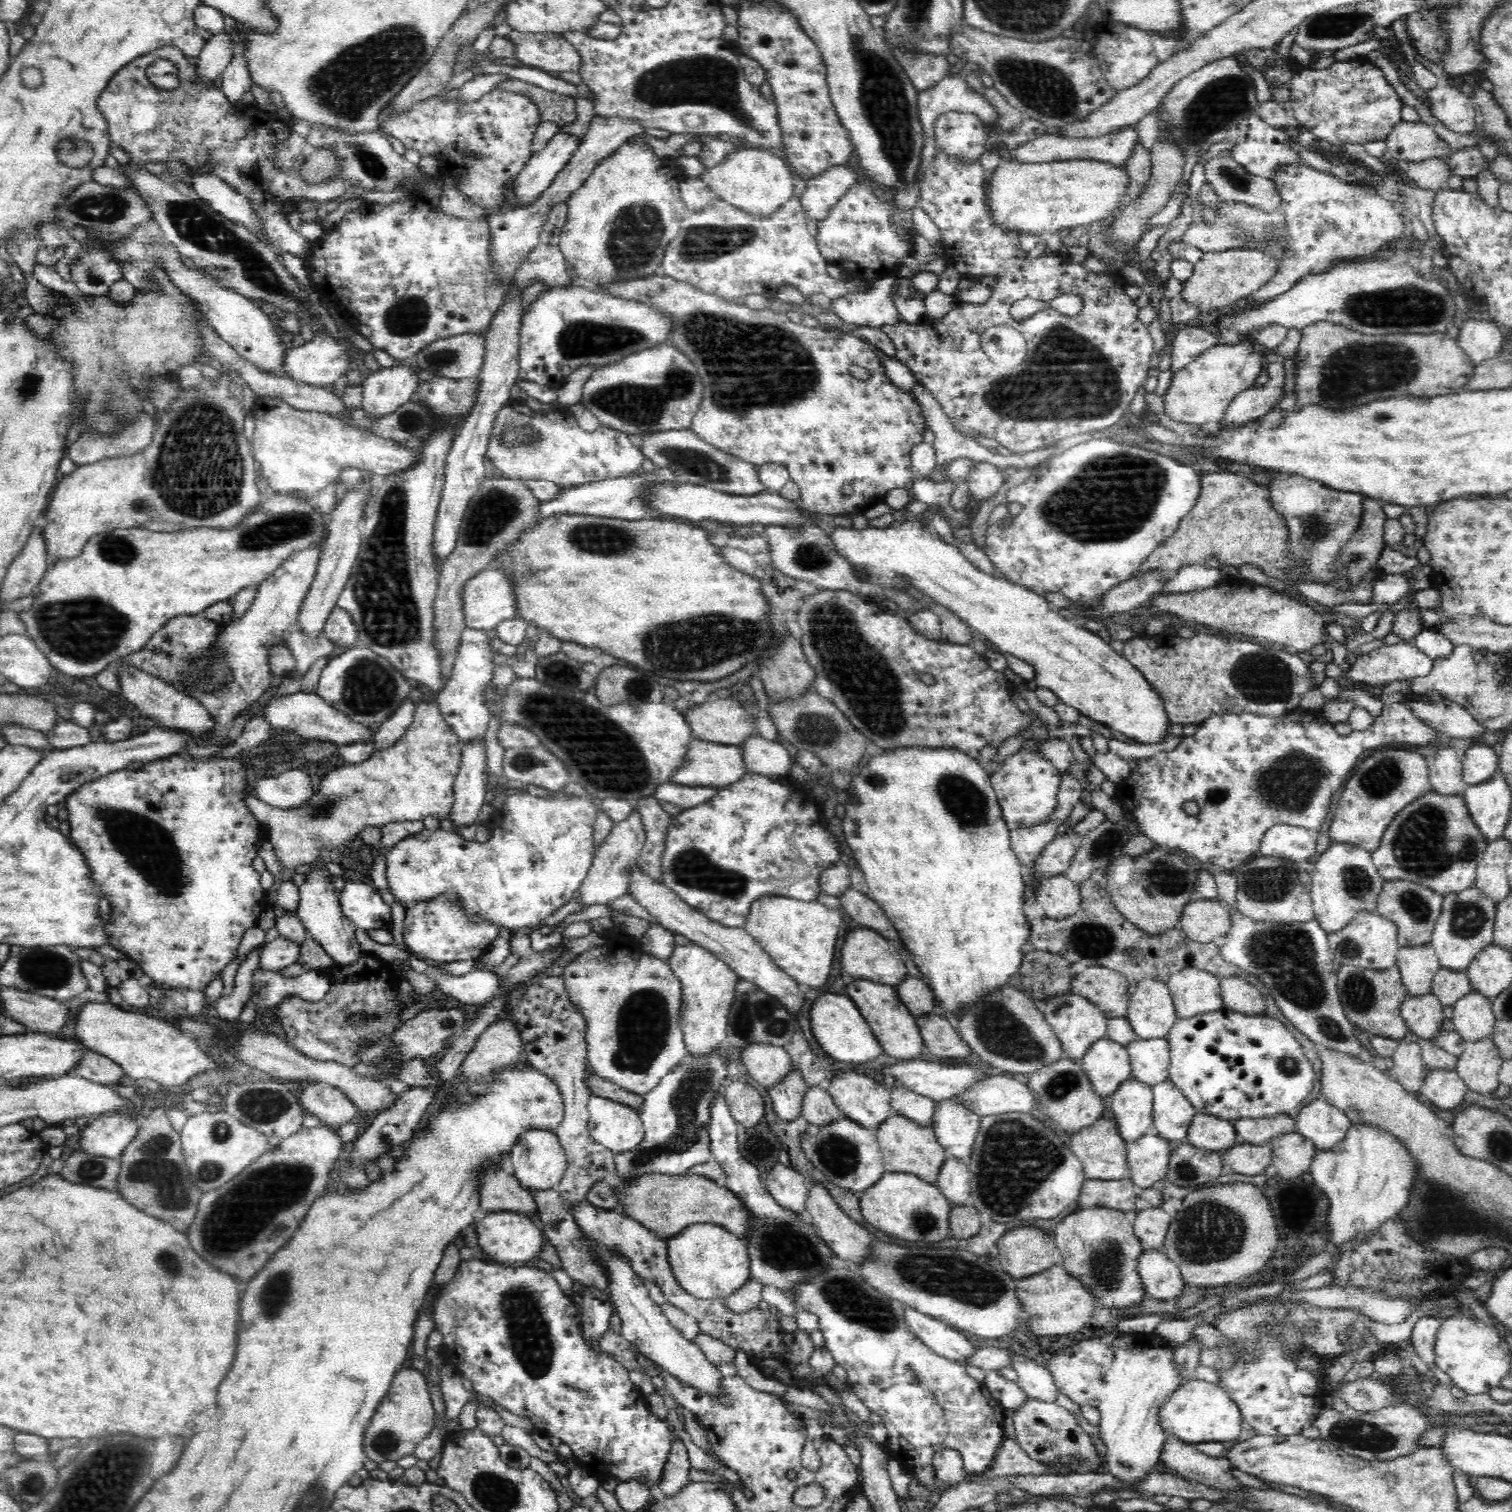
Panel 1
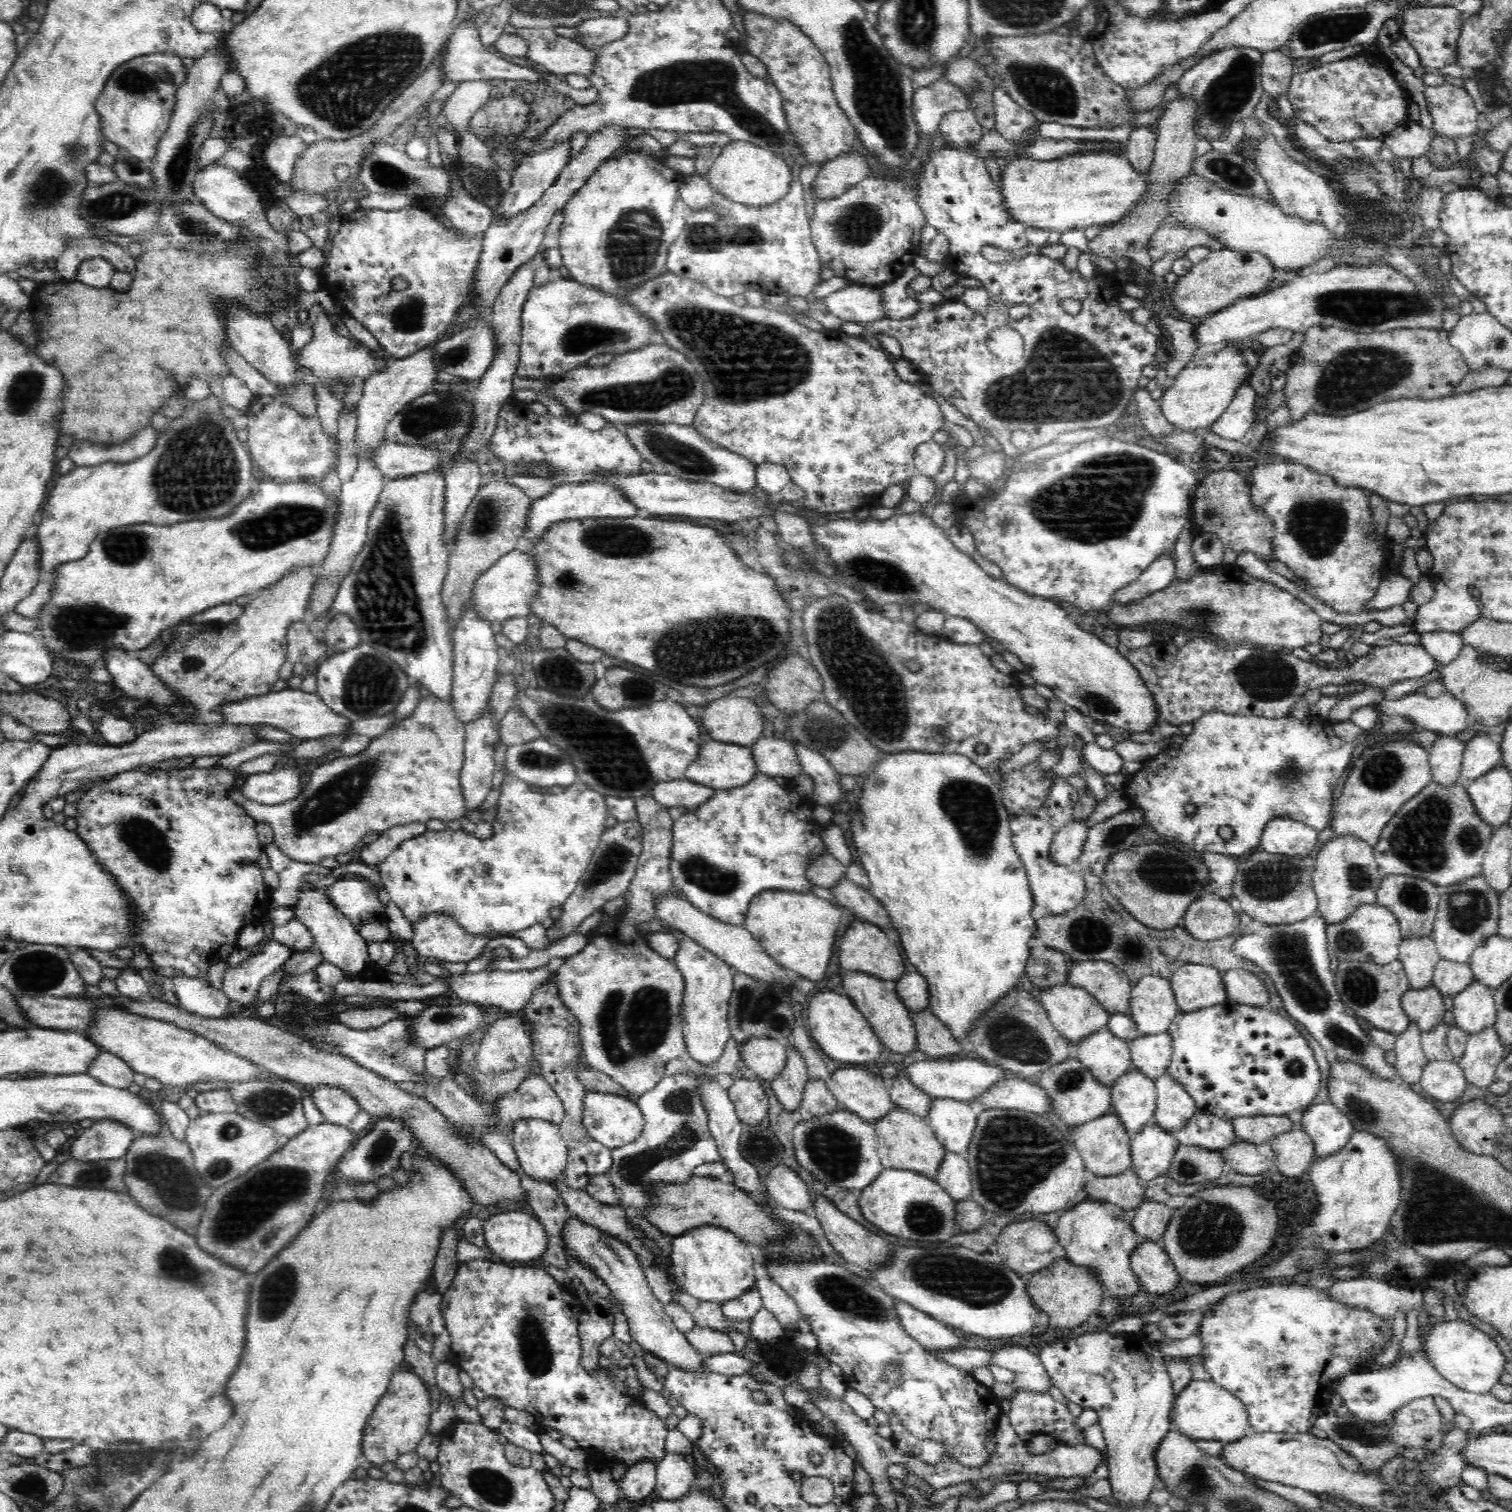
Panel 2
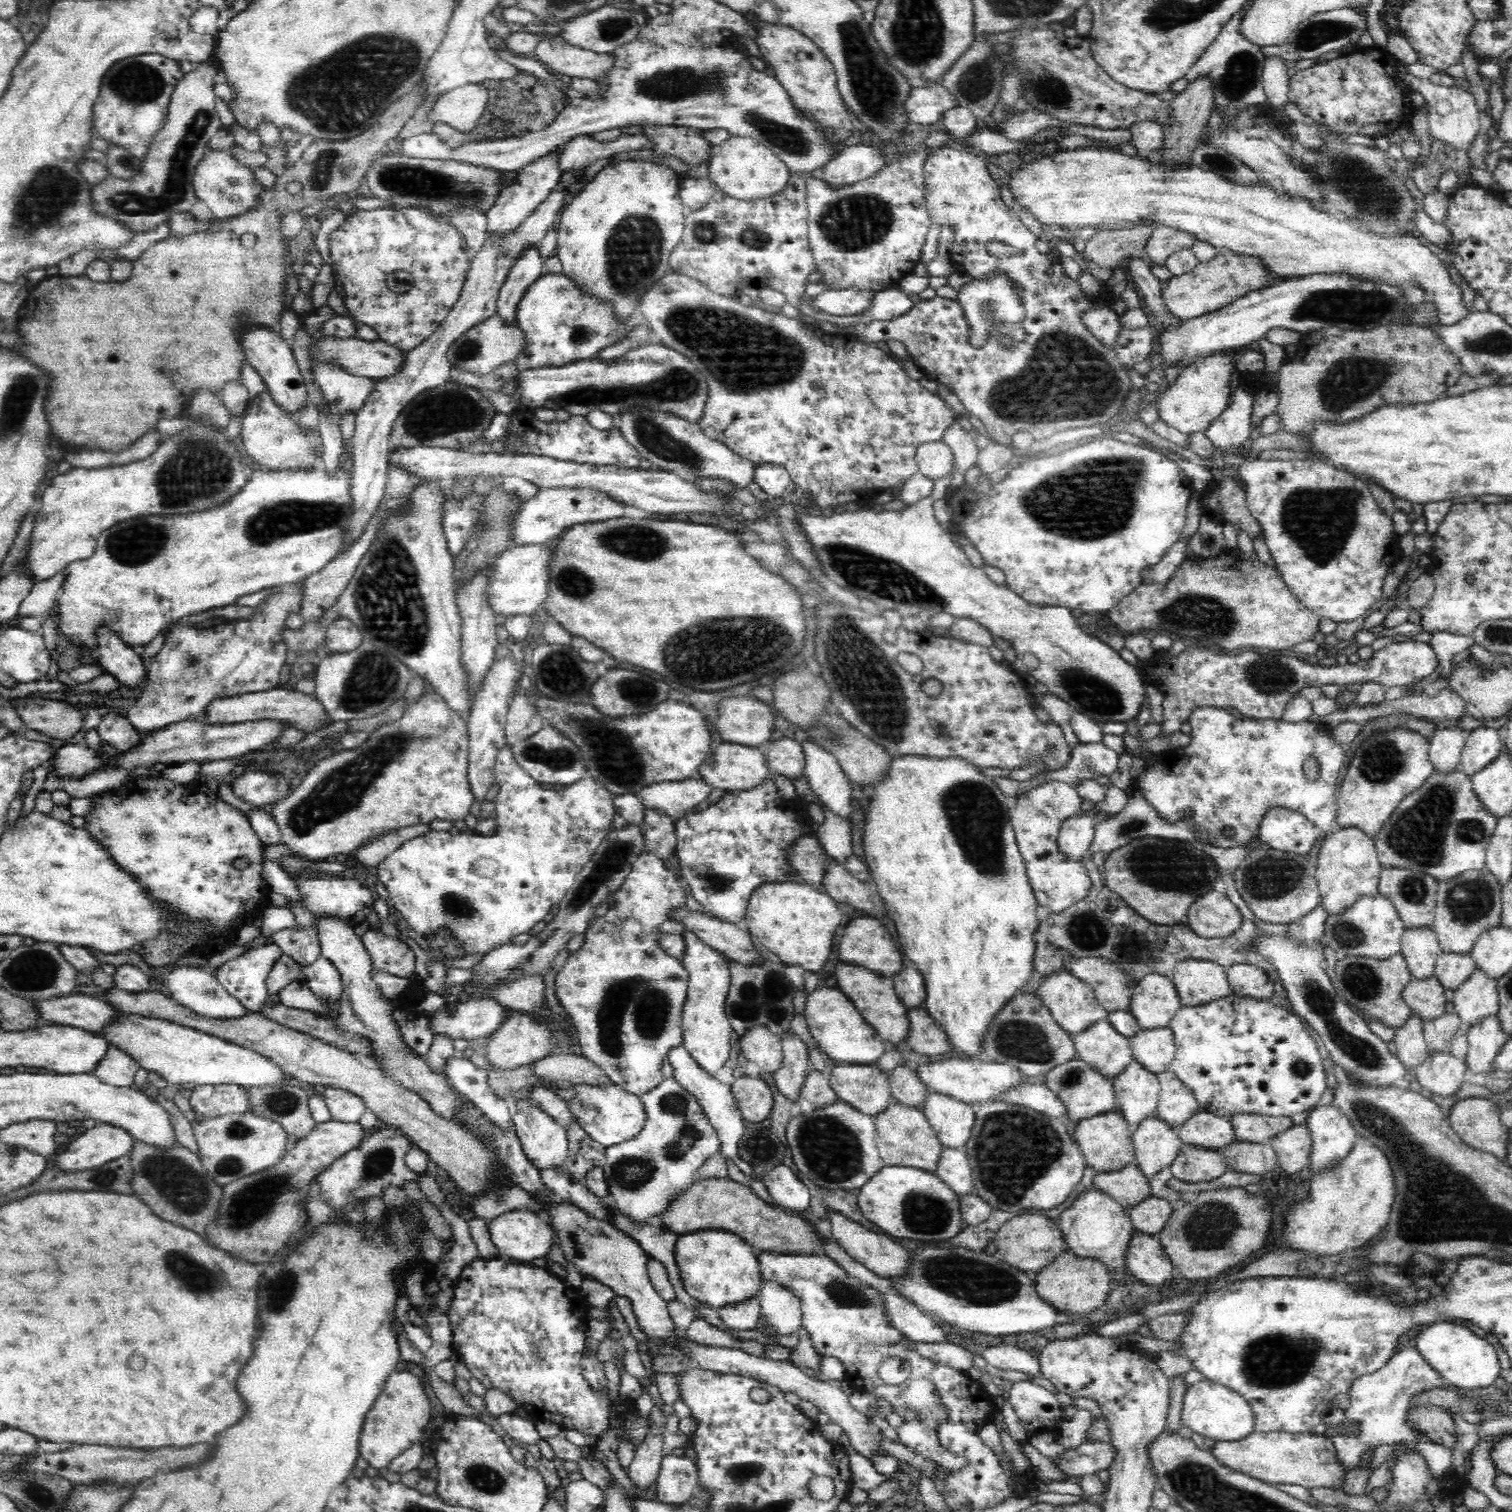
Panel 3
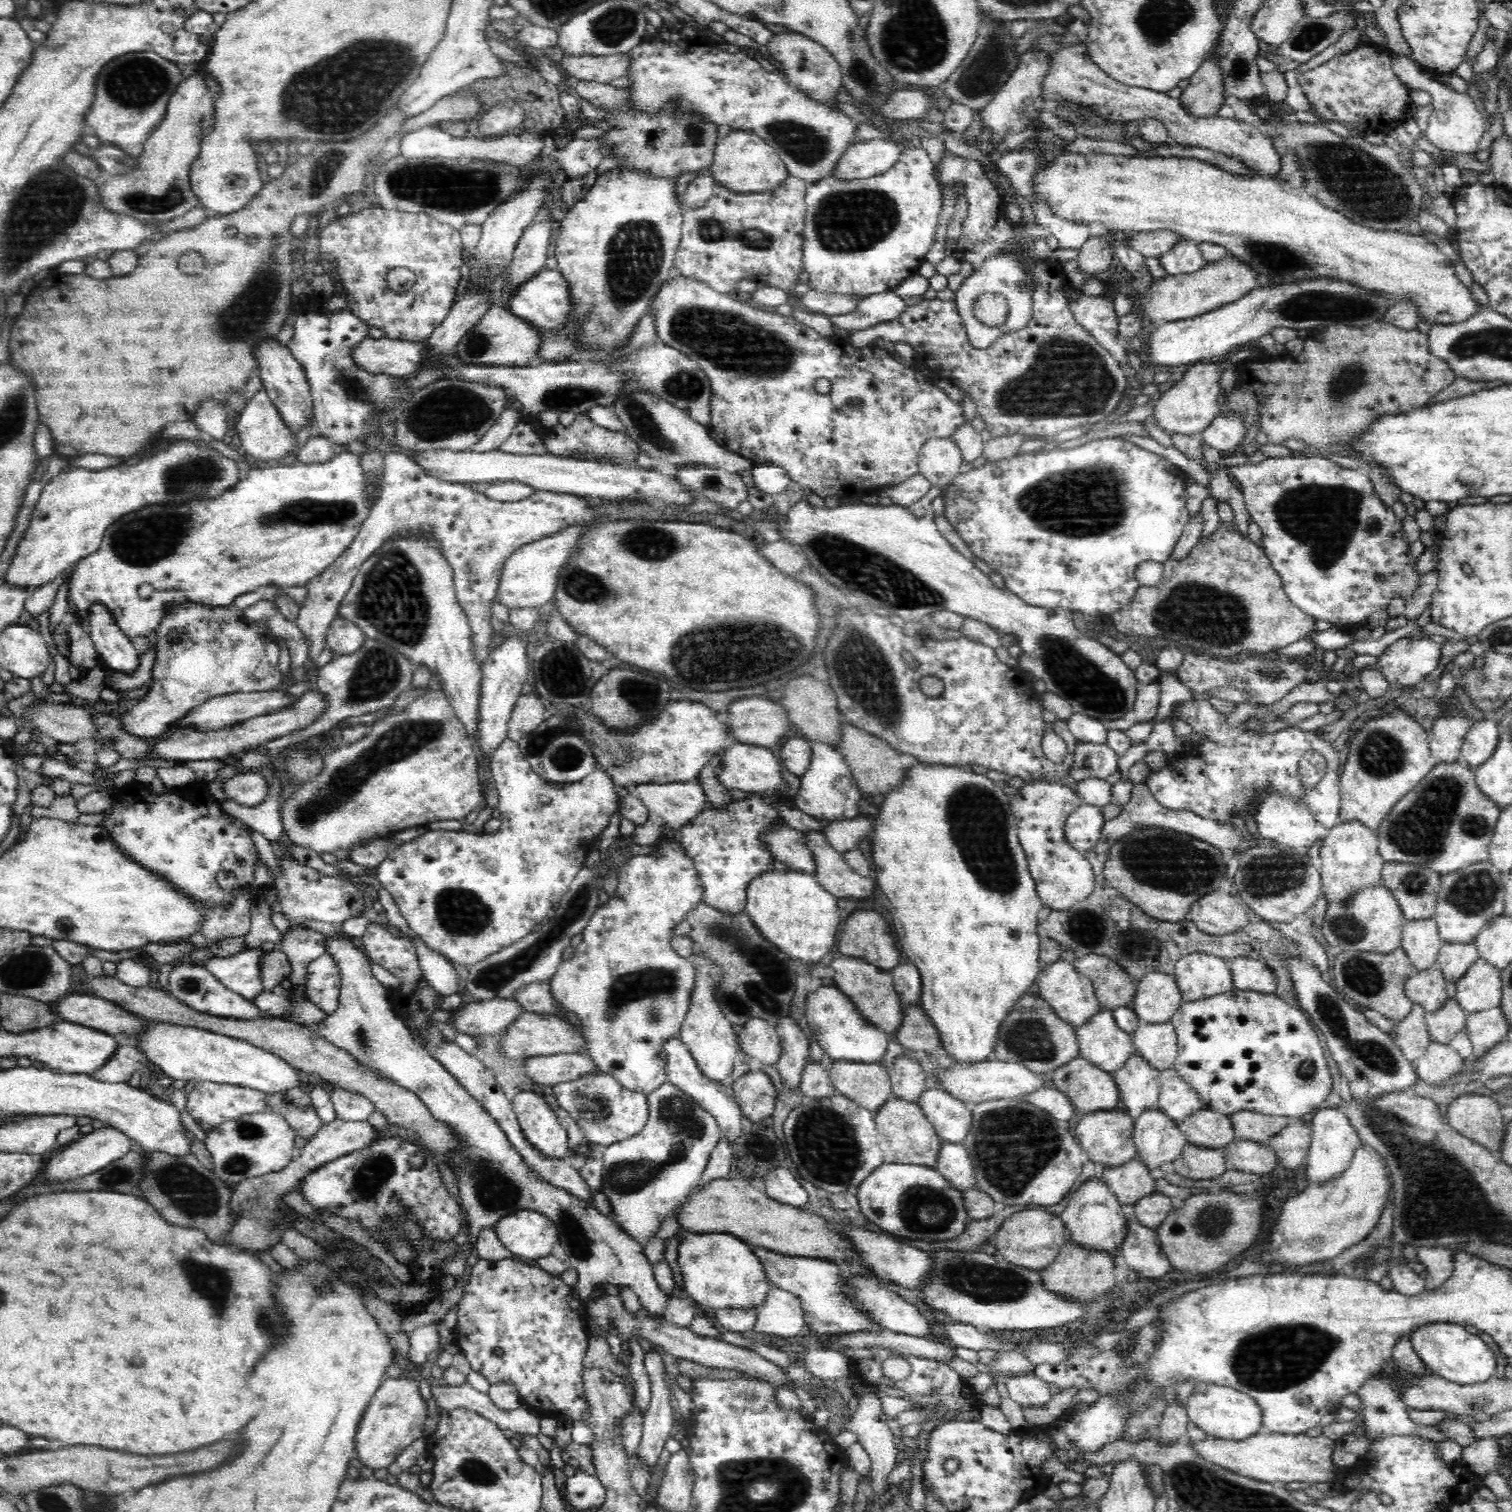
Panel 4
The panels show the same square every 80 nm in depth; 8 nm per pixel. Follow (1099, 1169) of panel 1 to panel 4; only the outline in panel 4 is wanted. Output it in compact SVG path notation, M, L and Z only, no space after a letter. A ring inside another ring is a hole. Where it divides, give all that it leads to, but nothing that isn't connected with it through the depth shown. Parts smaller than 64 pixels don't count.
M1124 1110L1094 1112L1078 1121L1076 1140L1090 1157L1090 1162L1098 1163L1104 1168L1120 1167L1138 1156L1133 1140L1134 1125L1135 1120L1130 1118Z

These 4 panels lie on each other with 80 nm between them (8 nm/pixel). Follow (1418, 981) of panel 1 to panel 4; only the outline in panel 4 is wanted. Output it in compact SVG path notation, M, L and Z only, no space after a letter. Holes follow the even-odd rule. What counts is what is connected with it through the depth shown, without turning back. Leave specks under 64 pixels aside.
M1434 918L1408 921L1402 930L1402 950L1406 951L1411 966L1418 971L1436 966L1439 948L1443 945Z

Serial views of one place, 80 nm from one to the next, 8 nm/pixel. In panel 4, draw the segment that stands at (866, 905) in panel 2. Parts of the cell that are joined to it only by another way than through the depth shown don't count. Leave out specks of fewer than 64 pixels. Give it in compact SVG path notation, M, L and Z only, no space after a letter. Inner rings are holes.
M822 830L810 831L804 835L808 839L808 847L816 857L818 868L815 878L826 891L838 900L868 900L874 896L876 885L872 877L864 878L852 870L843 854L828 845L828 839Z

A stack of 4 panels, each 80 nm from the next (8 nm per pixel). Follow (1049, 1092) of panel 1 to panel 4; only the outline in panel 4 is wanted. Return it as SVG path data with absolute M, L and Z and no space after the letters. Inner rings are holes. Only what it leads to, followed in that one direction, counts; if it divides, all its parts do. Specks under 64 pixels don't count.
M1080 1056L1063 1064L1061 1068L1054 1070L1047 1076L1050 1079L1051 1086L1062 1092L1078 1112L1092 1115L1094 1112L1117 1109L1120 1097L1112 1074L1102 1071L1094 1063Z

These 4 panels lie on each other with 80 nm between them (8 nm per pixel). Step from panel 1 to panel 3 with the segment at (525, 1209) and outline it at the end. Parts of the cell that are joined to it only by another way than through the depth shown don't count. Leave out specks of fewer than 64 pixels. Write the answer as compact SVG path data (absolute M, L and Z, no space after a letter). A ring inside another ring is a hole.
M112 987L106 990L106 1000L113 1004L119 1013L139 1014L144 1017L164 1019L183 1027L190 1027L212 1036L224 1039L240 1047L246 1047L264 1055L274 1065L282 1068L285 1074L290 1074L298 1081L310 1082L311 1085L322 1084L327 1087L340 1088L362 1098L368 1110L372 1111L383 1122L392 1122L403 1132L414 1147L424 1150L430 1158L433 1167L441 1167L459 1190L466 1190L470 1194L478 1194L484 1188L486 1191L494 1187L510 1187L516 1181L510 1170L493 1156L493 1152L485 1147L479 1138L469 1130L446 1120L430 1109L417 1093L407 1090L389 1078L378 1068L368 1068L358 1061L348 1050L340 1049L310 1034L288 1028L274 1020L266 1018L261 1012L249 1012L242 1018L208 1018L186 1008L174 998L158 991L144 991L132 993L122 988Z

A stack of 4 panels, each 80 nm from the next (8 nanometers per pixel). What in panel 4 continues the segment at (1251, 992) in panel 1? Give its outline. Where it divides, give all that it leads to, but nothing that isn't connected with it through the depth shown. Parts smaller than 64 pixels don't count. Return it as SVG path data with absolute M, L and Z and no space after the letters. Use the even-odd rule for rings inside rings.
M1236 958L1227 961L1234 988L1254 991L1257 994L1272 994L1277 989L1276 974L1266 963L1256 959Z

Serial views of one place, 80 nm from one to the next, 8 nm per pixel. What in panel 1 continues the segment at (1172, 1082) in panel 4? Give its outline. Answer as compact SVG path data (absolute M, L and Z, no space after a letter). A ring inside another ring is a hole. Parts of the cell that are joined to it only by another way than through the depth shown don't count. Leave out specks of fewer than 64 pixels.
M1168 1079L1153 1086L1152 1131L1170 1142L1184 1142L1196 1110Z

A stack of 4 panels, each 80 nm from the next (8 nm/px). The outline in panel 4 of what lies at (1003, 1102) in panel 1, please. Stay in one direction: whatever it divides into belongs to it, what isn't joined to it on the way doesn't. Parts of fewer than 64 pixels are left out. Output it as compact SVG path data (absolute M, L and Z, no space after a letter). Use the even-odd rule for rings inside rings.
M1046 1086L1031 1094L1025 1095L1021 1098L1026 1100L1029 1104L1034 1104L1042 1111L1048 1112L1052 1117L1060 1122L1072 1120L1075 1114L1075 1108L1072 1107L1072 1103L1052 1086Z

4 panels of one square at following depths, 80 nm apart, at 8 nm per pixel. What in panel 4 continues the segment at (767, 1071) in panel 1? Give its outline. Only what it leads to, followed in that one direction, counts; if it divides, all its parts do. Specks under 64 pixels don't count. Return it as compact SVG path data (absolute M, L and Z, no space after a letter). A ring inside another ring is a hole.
M750 1019L737 1034L741 1051L761 1064L776 1065L782 1054L781 1040L776 1029L762 1019Z

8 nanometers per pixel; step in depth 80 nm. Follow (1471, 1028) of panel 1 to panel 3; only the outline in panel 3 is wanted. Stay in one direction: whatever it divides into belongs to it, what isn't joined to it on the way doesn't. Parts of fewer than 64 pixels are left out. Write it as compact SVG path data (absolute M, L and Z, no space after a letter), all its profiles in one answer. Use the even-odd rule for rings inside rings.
M1477 968L1458 988L1455 988L1451 1002L1454 1005L1454 1011L1462 1019L1463 1026L1473 1026L1473 1024L1480 1023L1482 1019L1497 1014L1499 998L1496 984L1497 979L1490 978L1490 975L1486 975L1484 971Z

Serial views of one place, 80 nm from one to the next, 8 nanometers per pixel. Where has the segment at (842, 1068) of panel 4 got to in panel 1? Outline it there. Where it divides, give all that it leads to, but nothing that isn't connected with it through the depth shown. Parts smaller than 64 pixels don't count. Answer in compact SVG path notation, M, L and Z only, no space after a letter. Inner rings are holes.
M842 1072L824 1083L824 1089L830 1094L843 1117L854 1120L859 1126L866 1128L880 1127L891 1113L891 1092L883 1084L878 1084L874 1078L856 1072Z

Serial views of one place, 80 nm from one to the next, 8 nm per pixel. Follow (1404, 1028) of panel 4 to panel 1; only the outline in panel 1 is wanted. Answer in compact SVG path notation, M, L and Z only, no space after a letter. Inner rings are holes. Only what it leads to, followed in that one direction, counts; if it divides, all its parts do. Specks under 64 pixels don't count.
M1408 1034L1398 1041L1392 1056L1393 1068L1390 1073L1393 1078L1409 1093L1414 1096L1421 1091L1429 1069L1422 1060L1422 1040L1414 1034Z

